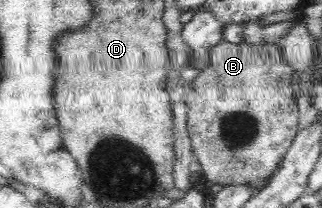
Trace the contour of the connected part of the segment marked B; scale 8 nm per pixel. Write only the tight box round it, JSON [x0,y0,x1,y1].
[186,36,299,187]

